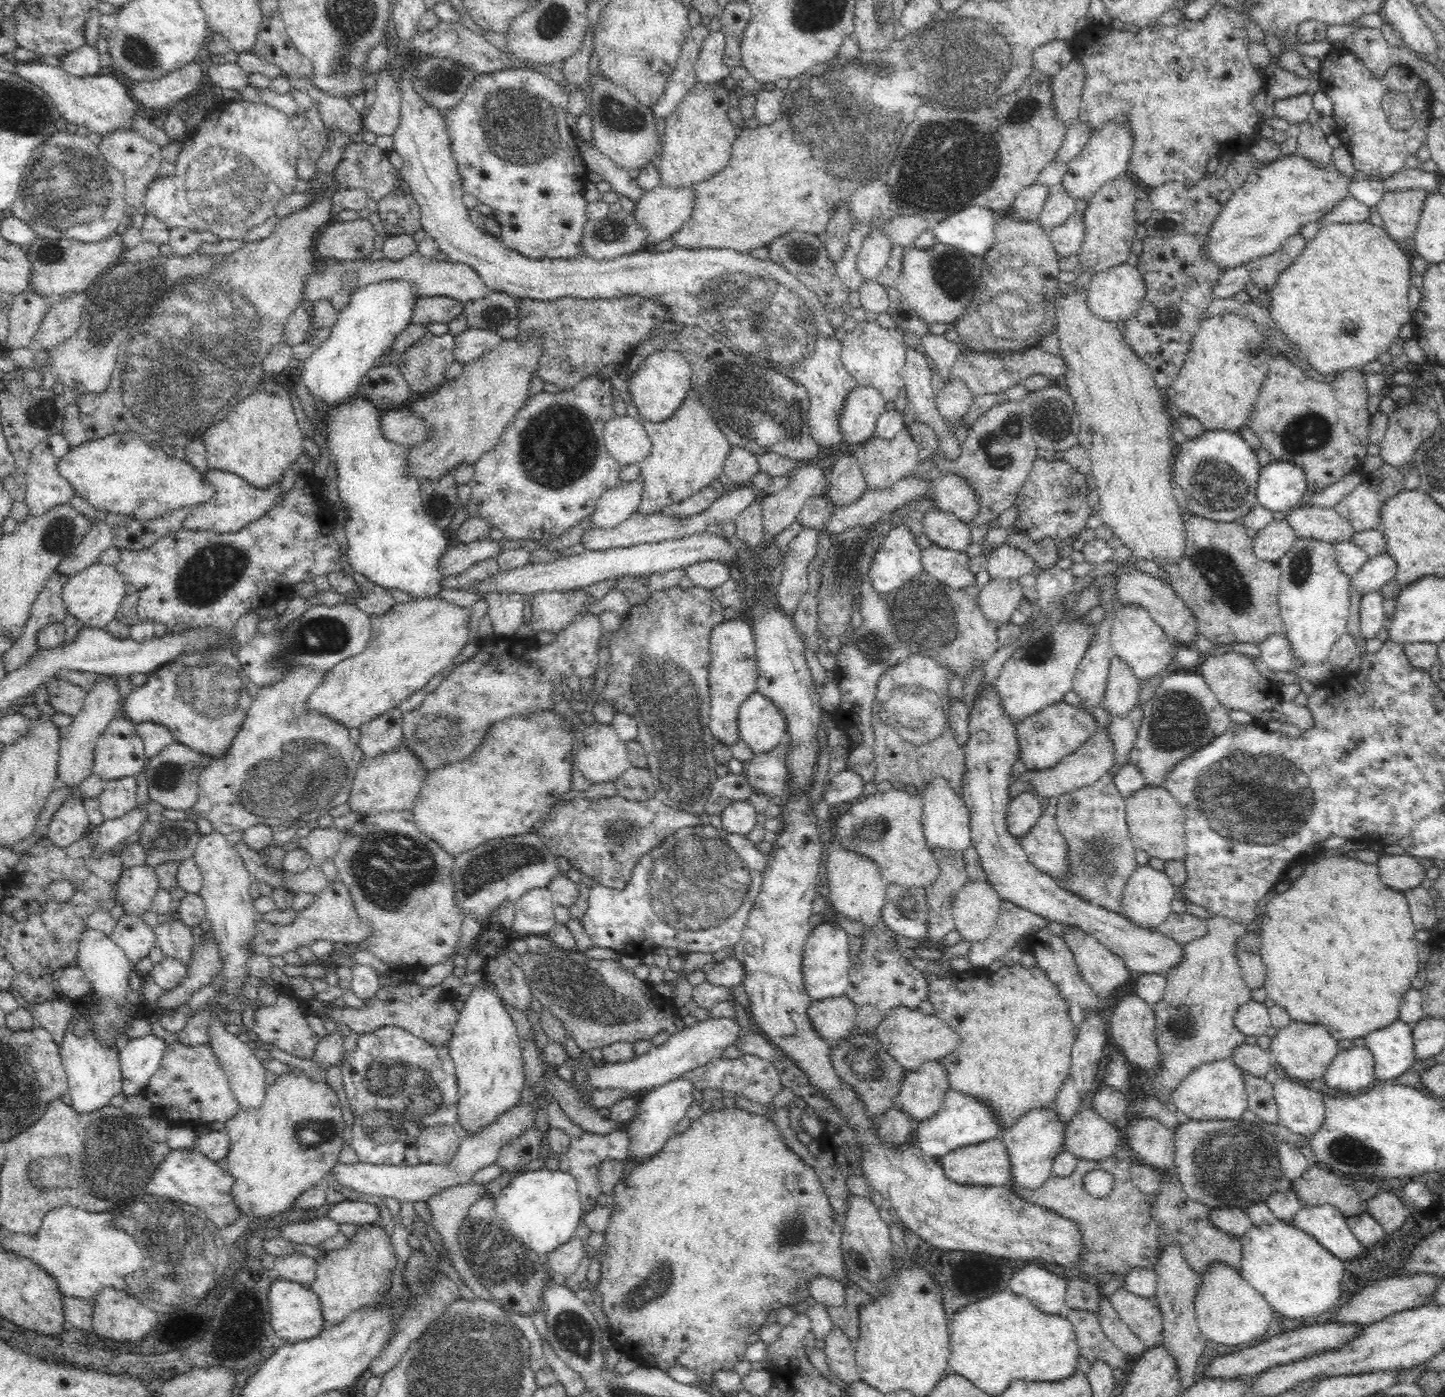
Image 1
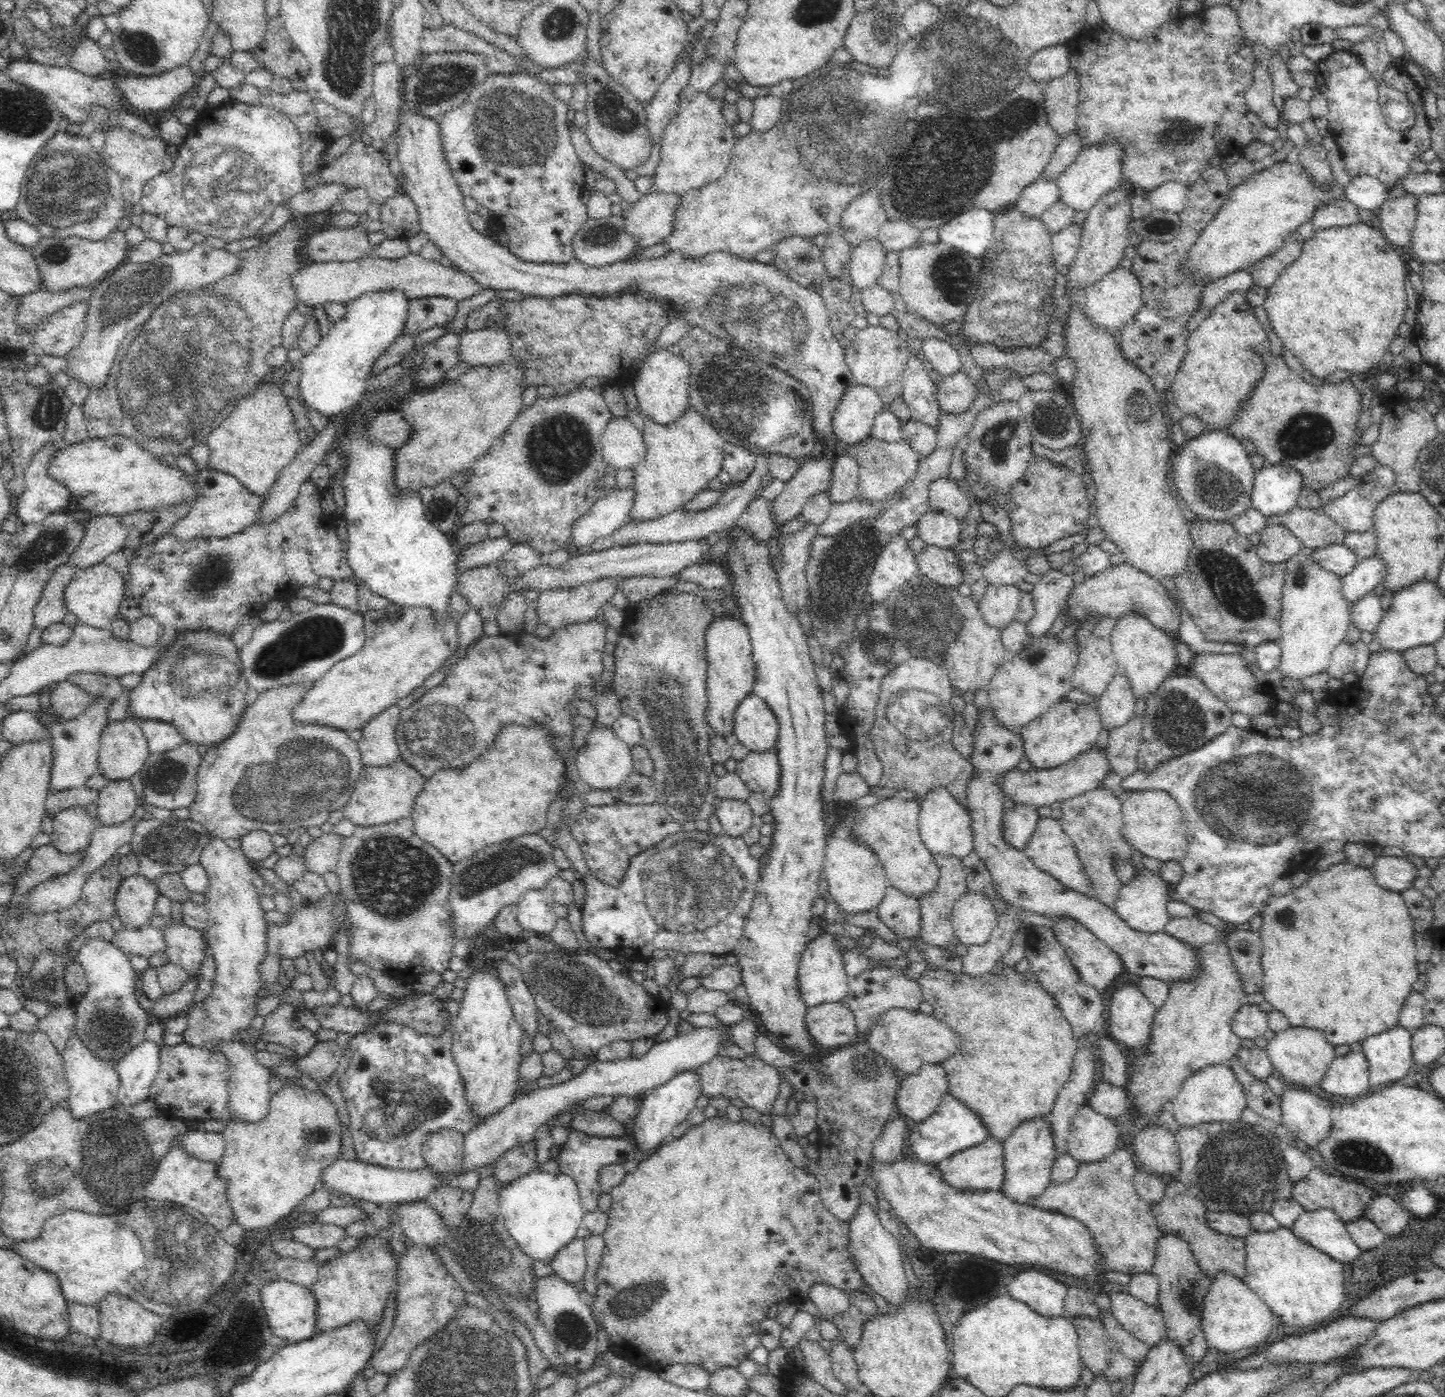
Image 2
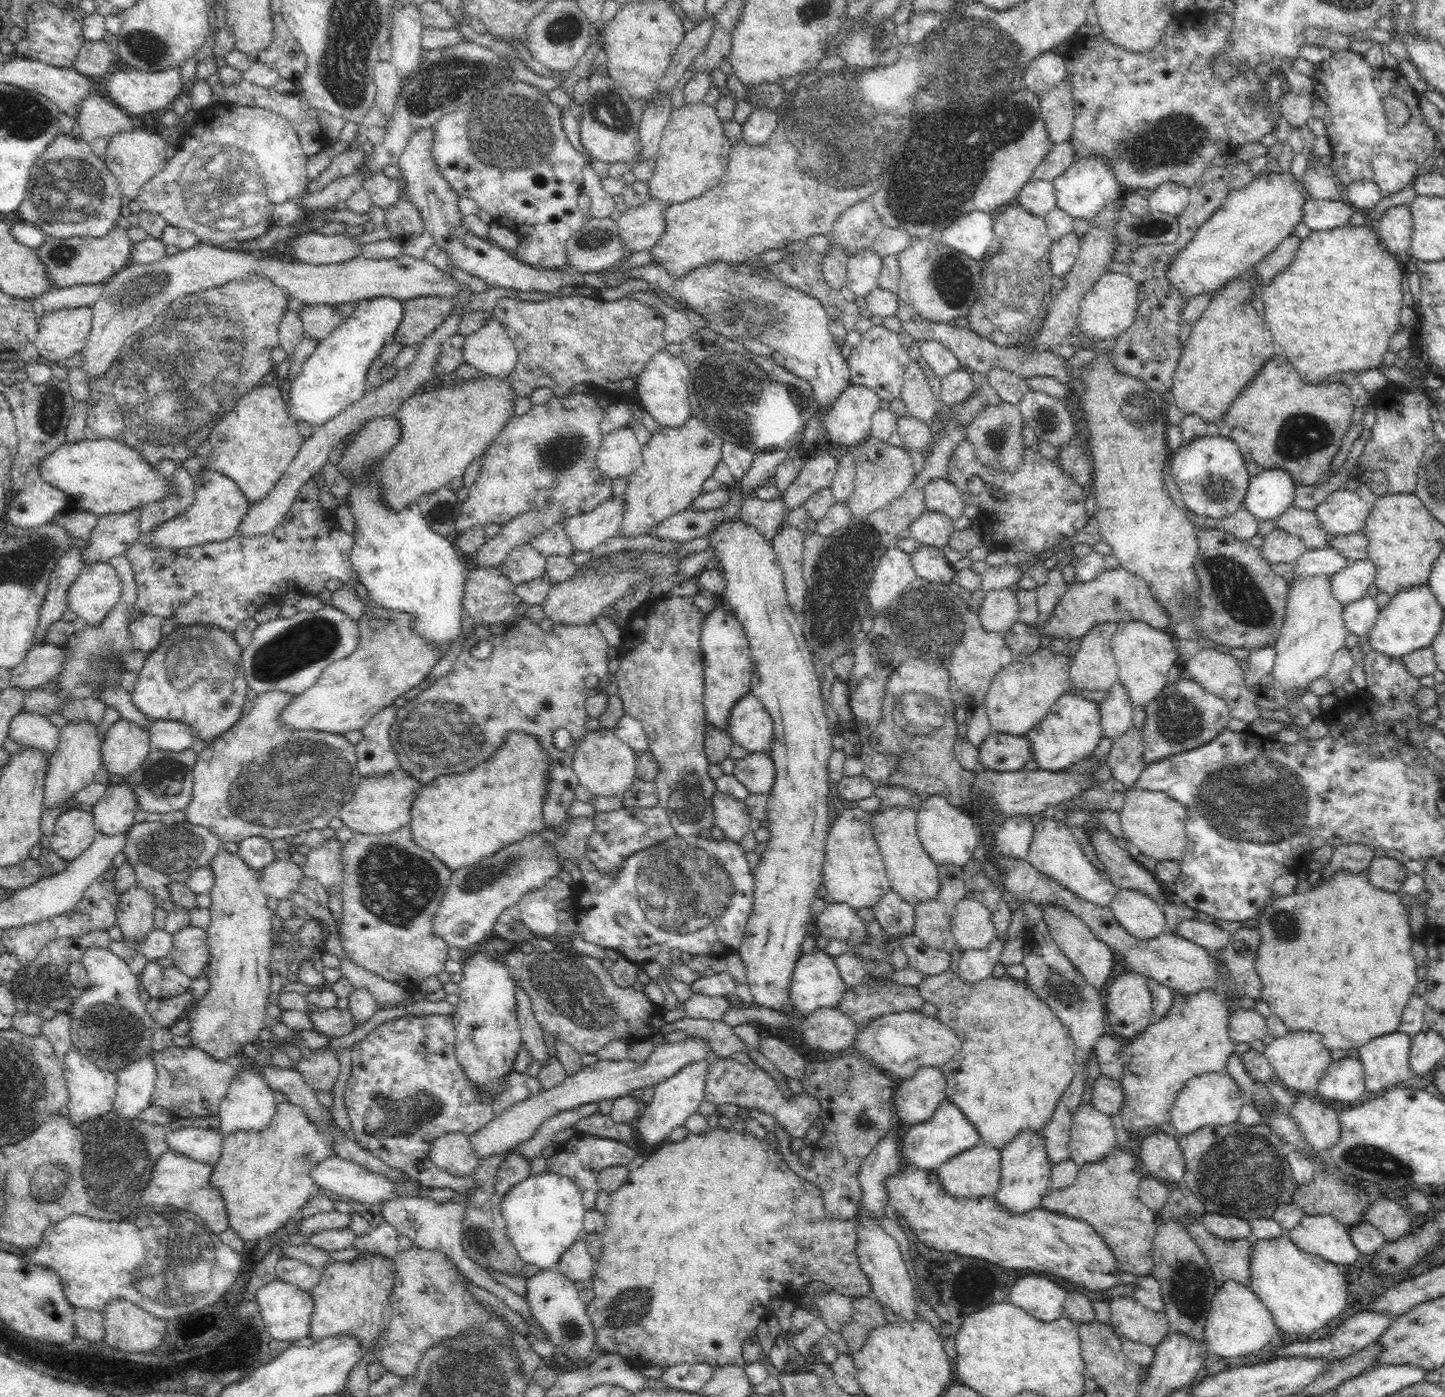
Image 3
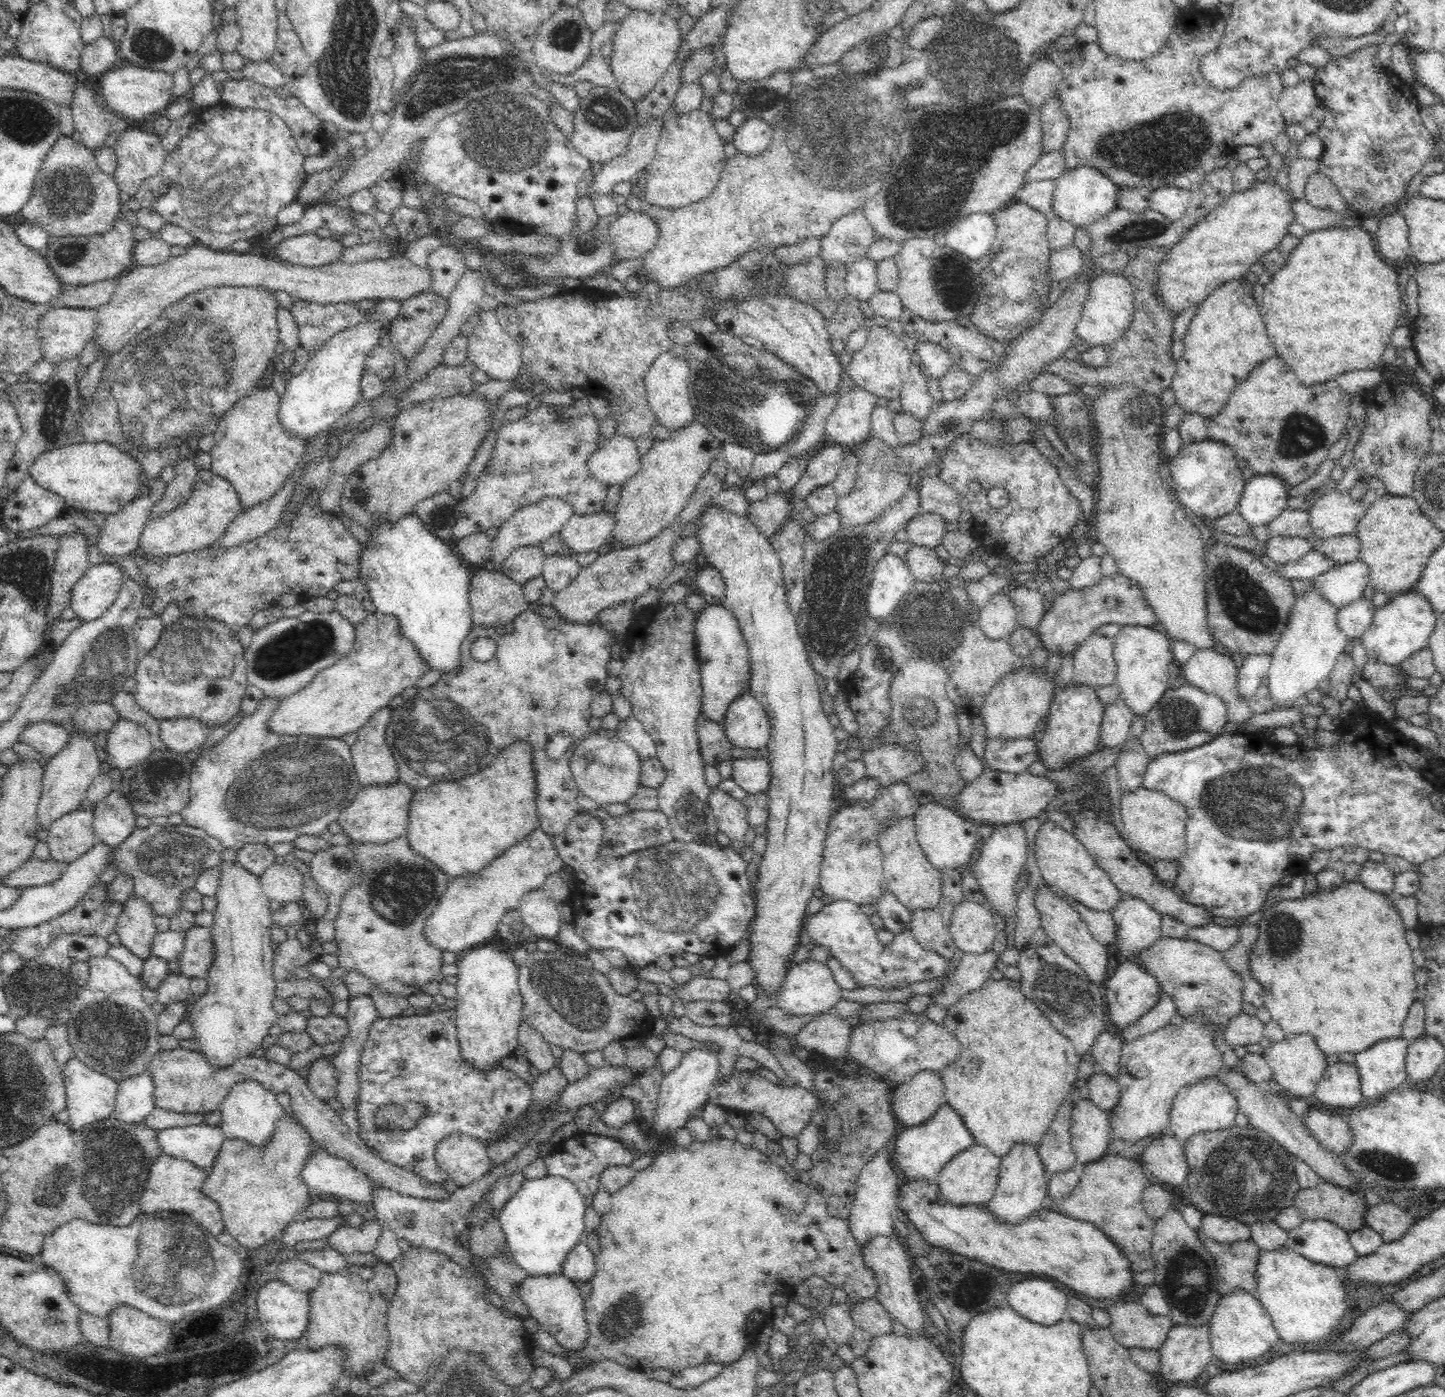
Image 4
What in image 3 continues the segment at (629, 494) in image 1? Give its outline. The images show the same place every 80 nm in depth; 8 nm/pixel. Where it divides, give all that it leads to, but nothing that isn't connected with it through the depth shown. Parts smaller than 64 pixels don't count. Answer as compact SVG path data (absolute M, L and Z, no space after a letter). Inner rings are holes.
M611 496L590 512L569 516L562 528L576 551L589 552L604 544L608 538L618 536L626 507L623 498L615 499Z

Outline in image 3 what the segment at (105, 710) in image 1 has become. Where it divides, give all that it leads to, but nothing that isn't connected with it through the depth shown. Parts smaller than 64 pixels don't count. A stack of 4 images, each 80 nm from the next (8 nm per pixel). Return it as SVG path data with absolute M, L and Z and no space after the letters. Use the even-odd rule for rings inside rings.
M88 721L68 722L58 729L58 743L50 754L44 785L43 808L58 808L58 805L64 805L78 790L94 782L94 776L101 768L101 742L96 733L96 725Z

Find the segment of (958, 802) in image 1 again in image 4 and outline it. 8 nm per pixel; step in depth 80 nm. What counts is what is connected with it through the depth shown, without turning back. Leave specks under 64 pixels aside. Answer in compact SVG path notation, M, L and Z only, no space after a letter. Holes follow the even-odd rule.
M930 801L928 804L921 805L918 812L913 816L913 820L915 821L917 841L924 855L932 863L932 866L939 871L954 870L960 868L960 866L966 866L970 858L977 855L980 844L978 832L976 831L978 824L964 818L959 813L956 813L954 809L938 804L937 801Z

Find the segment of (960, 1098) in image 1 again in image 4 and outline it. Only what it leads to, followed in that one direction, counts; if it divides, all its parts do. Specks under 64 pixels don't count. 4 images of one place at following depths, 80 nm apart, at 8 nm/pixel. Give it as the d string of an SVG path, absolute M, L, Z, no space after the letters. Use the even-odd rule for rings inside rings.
M948 1104L940 1106L933 1117L898 1134L894 1142L893 1159L908 1181L935 1181L938 1171L958 1153L976 1144L962 1118Z

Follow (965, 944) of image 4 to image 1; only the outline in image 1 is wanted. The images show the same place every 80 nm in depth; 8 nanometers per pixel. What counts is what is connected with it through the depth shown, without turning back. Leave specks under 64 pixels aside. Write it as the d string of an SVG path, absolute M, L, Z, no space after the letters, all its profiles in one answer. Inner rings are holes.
M968 880L958 892L952 909L955 929L962 940L982 942L990 936L1002 899L988 880Z

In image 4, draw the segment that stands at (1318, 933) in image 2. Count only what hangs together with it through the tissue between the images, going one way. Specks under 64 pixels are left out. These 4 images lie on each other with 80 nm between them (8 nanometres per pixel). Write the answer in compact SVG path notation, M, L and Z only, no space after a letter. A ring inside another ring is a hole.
M1359 879L1342 882L1340 886L1334 886L1330 890L1318 889L1316 892L1307 894L1300 899L1285 899L1276 902L1274 906L1266 910L1266 915L1258 922L1259 937L1249 950L1249 969L1251 977L1255 978L1264 989L1263 1006L1270 1012L1271 1018L1281 1026L1286 1037L1296 1036L1296 1034L1311 1034L1318 1044L1318 1049L1326 1055L1339 1055L1344 1053L1354 1053L1367 1050L1382 1038L1398 1038L1401 1036L1403 1022L1412 1006L1412 1002L1417 1000L1414 997L1416 992L1416 981L1414 972L1417 967L1412 961L1412 950L1406 943L1406 929L1402 923L1402 917L1393 904L1394 896L1385 892L1368 890ZM1294 952L1294 964L1286 964Z

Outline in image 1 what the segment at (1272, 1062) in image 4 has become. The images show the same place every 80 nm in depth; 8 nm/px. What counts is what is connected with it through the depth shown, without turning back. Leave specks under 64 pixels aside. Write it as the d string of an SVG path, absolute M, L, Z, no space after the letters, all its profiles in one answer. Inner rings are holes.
M1292 1021L1286 1028L1278 1029L1276 1036L1271 1040L1269 1052L1274 1055L1276 1064L1283 1068L1282 1075L1298 1082L1322 1079L1340 1052L1338 1041L1322 1024Z

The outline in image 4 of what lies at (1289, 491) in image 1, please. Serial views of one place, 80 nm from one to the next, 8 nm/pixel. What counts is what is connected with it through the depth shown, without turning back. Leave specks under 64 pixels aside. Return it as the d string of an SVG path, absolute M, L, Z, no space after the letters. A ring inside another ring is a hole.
M1260 474L1245 482L1236 511L1252 527L1267 525L1286 509L1289 498L1281 478Z

